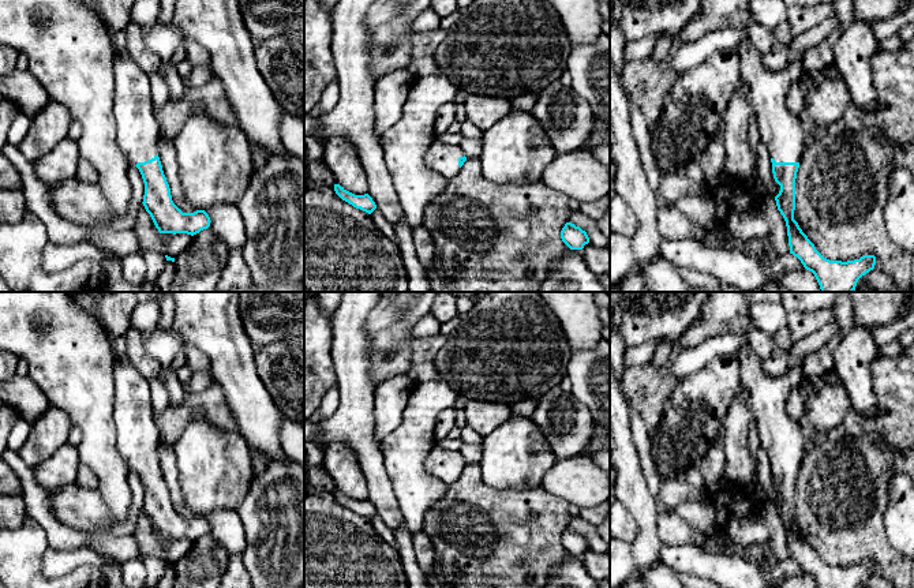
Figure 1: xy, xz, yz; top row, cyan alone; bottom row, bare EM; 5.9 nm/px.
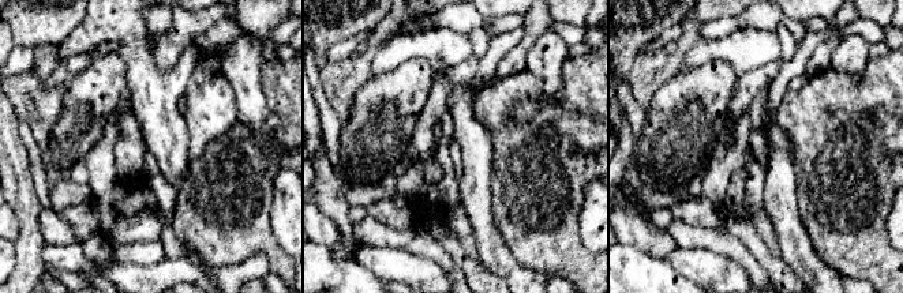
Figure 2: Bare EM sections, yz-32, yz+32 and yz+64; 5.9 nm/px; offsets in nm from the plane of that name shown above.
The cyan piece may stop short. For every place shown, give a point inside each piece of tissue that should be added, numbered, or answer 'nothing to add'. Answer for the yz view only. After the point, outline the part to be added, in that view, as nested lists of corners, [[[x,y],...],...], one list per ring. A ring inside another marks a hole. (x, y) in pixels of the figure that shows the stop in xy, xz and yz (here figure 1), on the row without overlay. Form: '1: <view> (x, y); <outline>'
1: yz (782, 437); [[[745,347],[737,359],[741,385],[749,392],[752,417],[756,419],[760,446],[776,468],[799,468],[804,456],[801,424],[786,412],[788,394],[802,383],[804,363],[779,377],[764,372],[764,362]]]

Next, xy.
1: xy (137, 441); [[[70,292],[72,300],[102,325],[116,356],[113,370],[116,447],[130,471],[158,460],[160,431],[154,422],[149,381],[127,353],[127,332],[138,300],[135,292]]]

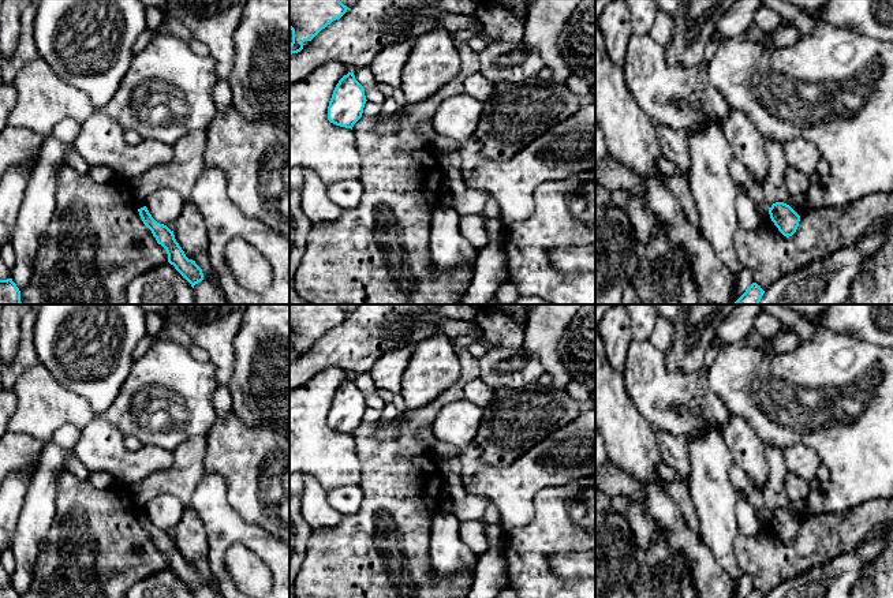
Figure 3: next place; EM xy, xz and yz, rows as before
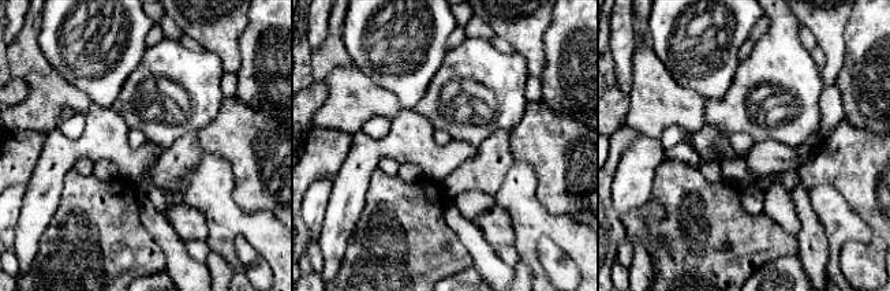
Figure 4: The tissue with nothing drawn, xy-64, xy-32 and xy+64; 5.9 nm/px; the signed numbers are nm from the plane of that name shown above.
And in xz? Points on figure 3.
nothing to add

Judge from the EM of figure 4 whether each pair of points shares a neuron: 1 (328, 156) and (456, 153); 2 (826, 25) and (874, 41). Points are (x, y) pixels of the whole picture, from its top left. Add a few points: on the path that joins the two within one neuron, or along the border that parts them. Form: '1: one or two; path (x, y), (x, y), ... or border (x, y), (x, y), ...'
1: two; border (352, 135), (346, 159), (333, 176)
2: two; border (851, 14), (844, 33), (842, 63)

